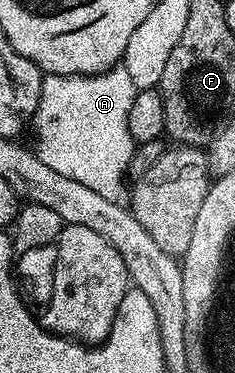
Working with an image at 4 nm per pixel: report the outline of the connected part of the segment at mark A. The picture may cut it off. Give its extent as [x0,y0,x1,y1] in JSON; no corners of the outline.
[33,65,137,202]

